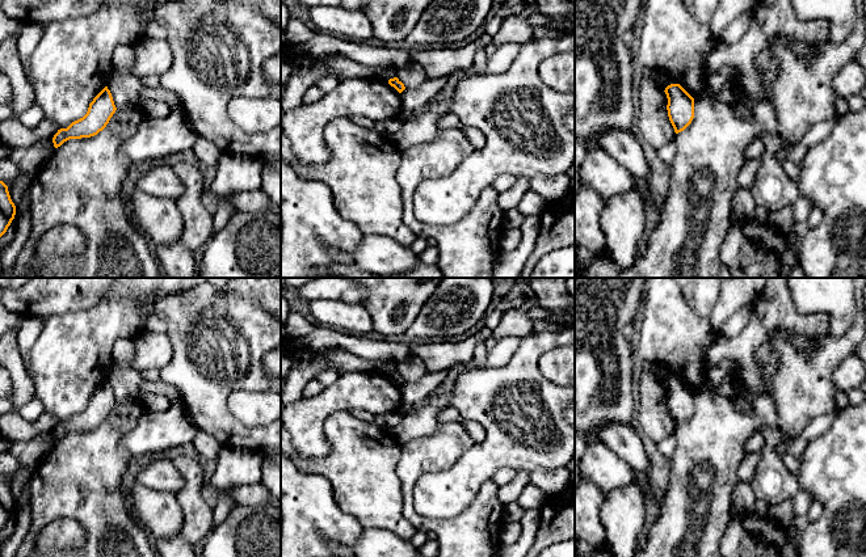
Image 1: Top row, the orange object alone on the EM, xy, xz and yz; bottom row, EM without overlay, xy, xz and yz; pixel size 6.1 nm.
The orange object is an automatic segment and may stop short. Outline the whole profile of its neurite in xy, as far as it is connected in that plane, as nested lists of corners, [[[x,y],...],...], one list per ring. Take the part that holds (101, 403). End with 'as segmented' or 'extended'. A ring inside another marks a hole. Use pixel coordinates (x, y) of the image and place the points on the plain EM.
[[[105,380],[89,397],[87,408],[72,415],[67,422],[60,422],[52,431],[54,440],[60,440],[70,432],[91,431],[102,425],[115,406],[113,391]]]; as segmented

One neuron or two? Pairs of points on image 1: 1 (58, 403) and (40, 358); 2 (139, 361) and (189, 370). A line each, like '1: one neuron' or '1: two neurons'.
1: one neuron
2: two neurons

